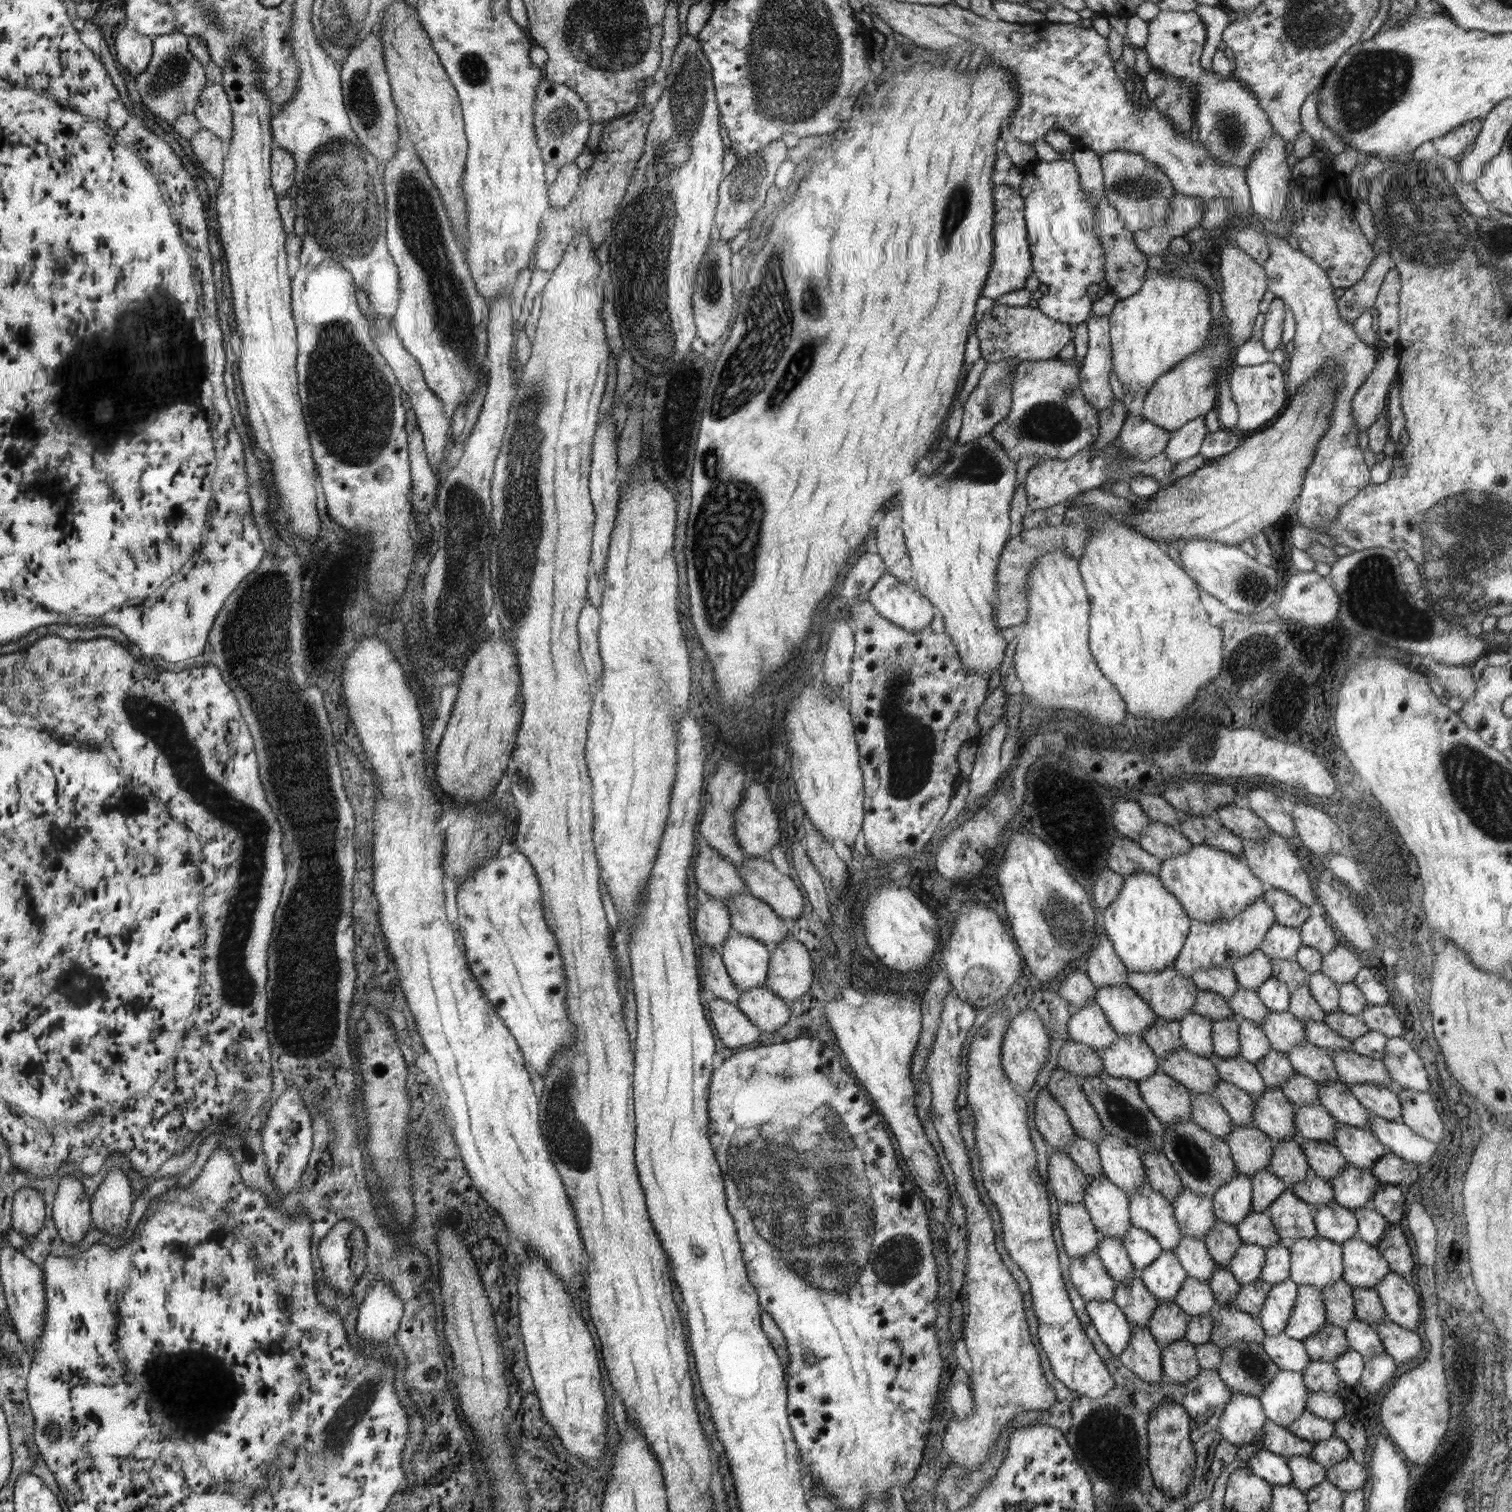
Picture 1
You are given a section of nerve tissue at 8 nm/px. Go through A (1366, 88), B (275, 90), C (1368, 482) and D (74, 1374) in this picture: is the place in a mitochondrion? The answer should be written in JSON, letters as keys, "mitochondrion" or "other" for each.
{"A":"mitochondrion","B":"other","C":"other","D":"other"}

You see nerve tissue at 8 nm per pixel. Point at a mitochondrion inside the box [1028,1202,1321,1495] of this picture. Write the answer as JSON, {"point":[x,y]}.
{"point":[1253,1365]}

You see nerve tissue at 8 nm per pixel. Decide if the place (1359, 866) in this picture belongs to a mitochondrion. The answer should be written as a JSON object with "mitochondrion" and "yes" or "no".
{"mitochondrion":"yes"}

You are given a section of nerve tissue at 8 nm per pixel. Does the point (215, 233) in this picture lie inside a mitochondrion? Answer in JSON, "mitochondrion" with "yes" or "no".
{"mitochondrion":"no"}

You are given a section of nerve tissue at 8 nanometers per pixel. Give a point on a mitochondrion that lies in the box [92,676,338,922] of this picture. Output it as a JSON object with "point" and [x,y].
{"point":[133,706]}

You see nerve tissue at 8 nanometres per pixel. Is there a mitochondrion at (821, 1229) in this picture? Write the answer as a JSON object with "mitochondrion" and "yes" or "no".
{"mitochondrion":"yes"}

